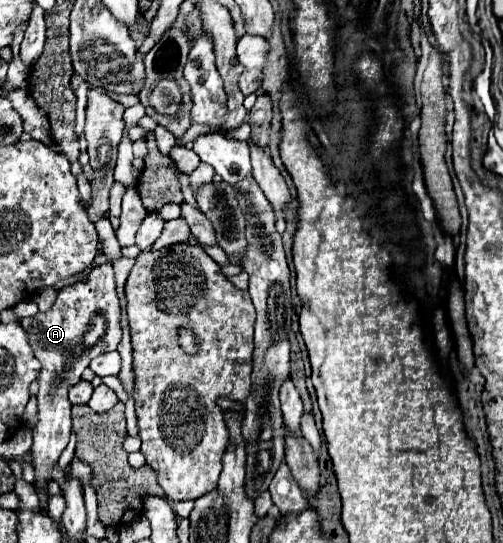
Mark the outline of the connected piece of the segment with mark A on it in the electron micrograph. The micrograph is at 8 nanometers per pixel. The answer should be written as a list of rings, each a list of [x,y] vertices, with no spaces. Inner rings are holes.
[[[109,263],[97,265],[87,279],[69,285],[57,293],[57,301],[51,307],[49,313],[37,313],[35,317],[23,319],[21,325],[29,333],[29,343],[35,353],[35,357],[41,361],[43,369],[39,373],[39,409],[45,409],[45,417],[39,417],[39,421],[45,421],[45,437],[41,437],[41,429],[33,429],[33,467],[35,467],[35,485],[39,489],[39,497],[47,499],[47,481],[51,479],[49,471],[53,463],[57,463],[59,455],[69,443],[71,433],[71,403],[67,399],[67,391],[71,385],[75,385],[83,373],[83,369],[95,359],[97,355],[115,351],[121,341],[121,325],[119,325],[119,299],[115,291],[115,279],[113,279],[113,267]],[[95,315],[105,317],[105,333],[97,339],[95,345],[85,345],[85,333],[91,327],[91,319]]]

